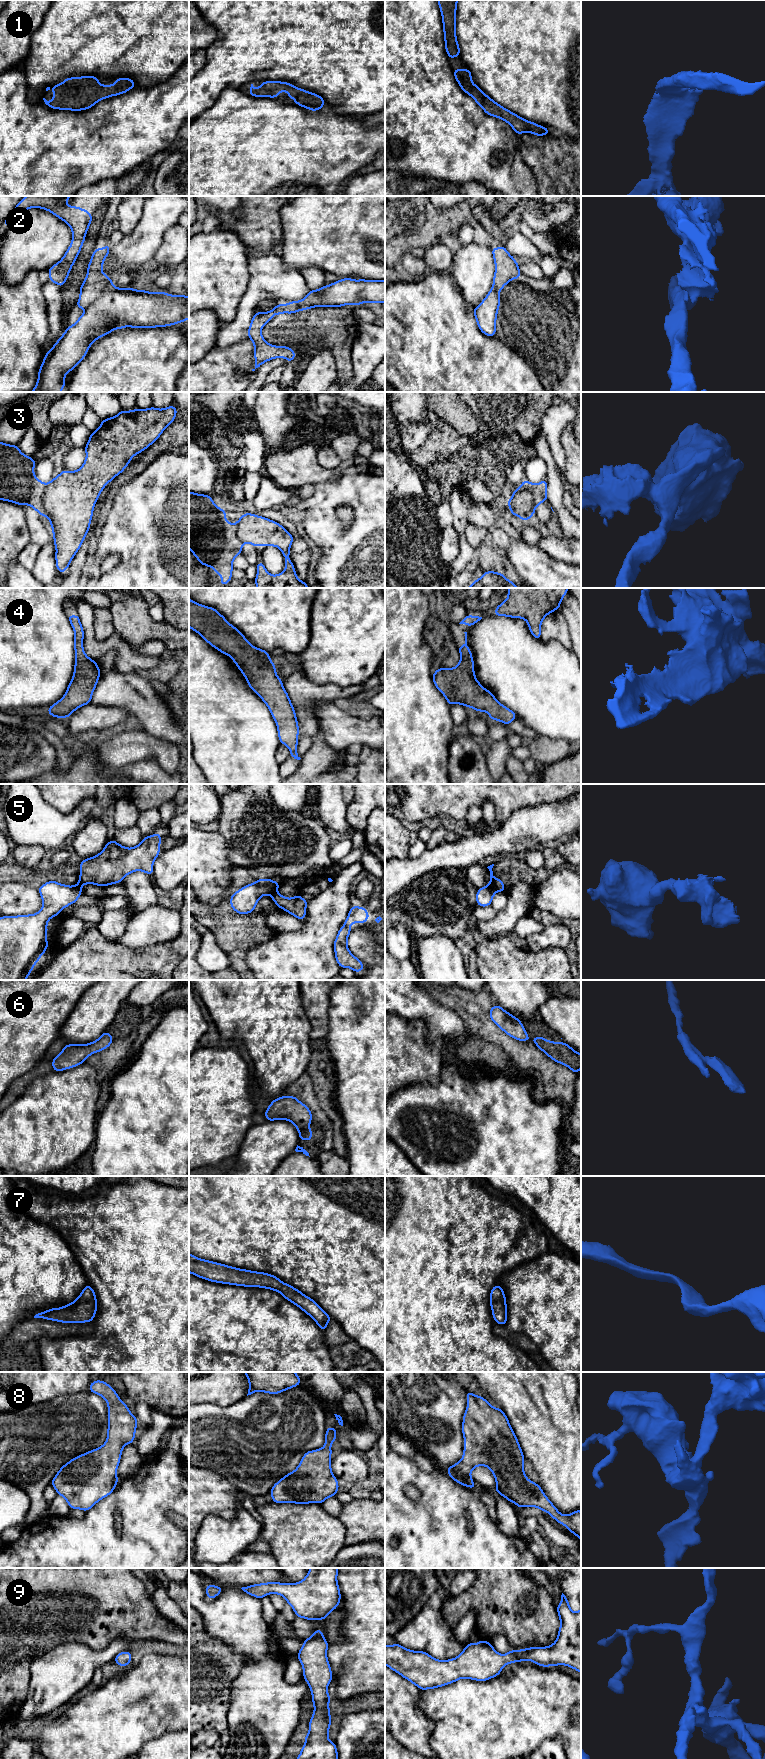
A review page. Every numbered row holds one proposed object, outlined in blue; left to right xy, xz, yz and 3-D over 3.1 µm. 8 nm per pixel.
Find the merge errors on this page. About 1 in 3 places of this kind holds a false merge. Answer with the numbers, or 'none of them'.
2, 3, 5, 6

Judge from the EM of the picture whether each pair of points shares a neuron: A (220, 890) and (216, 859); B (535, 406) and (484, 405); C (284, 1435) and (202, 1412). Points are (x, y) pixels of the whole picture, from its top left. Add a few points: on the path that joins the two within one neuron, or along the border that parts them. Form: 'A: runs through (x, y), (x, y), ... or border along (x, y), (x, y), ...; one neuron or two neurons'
A: runs through (216, 882), (216, 867); one neuron
B: runs through (522, 403), (497, 403); one neuron
C: runs through (264, 1435), (225, 1435), (222, 1432); one neuron

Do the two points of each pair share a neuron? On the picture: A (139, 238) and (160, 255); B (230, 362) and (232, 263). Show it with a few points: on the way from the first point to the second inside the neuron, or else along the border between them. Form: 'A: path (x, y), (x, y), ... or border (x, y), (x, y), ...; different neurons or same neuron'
A: border (167, 230), (151, 262); different neurons
B: border (240, 299), (236, 316), (222, 325); different neurons

